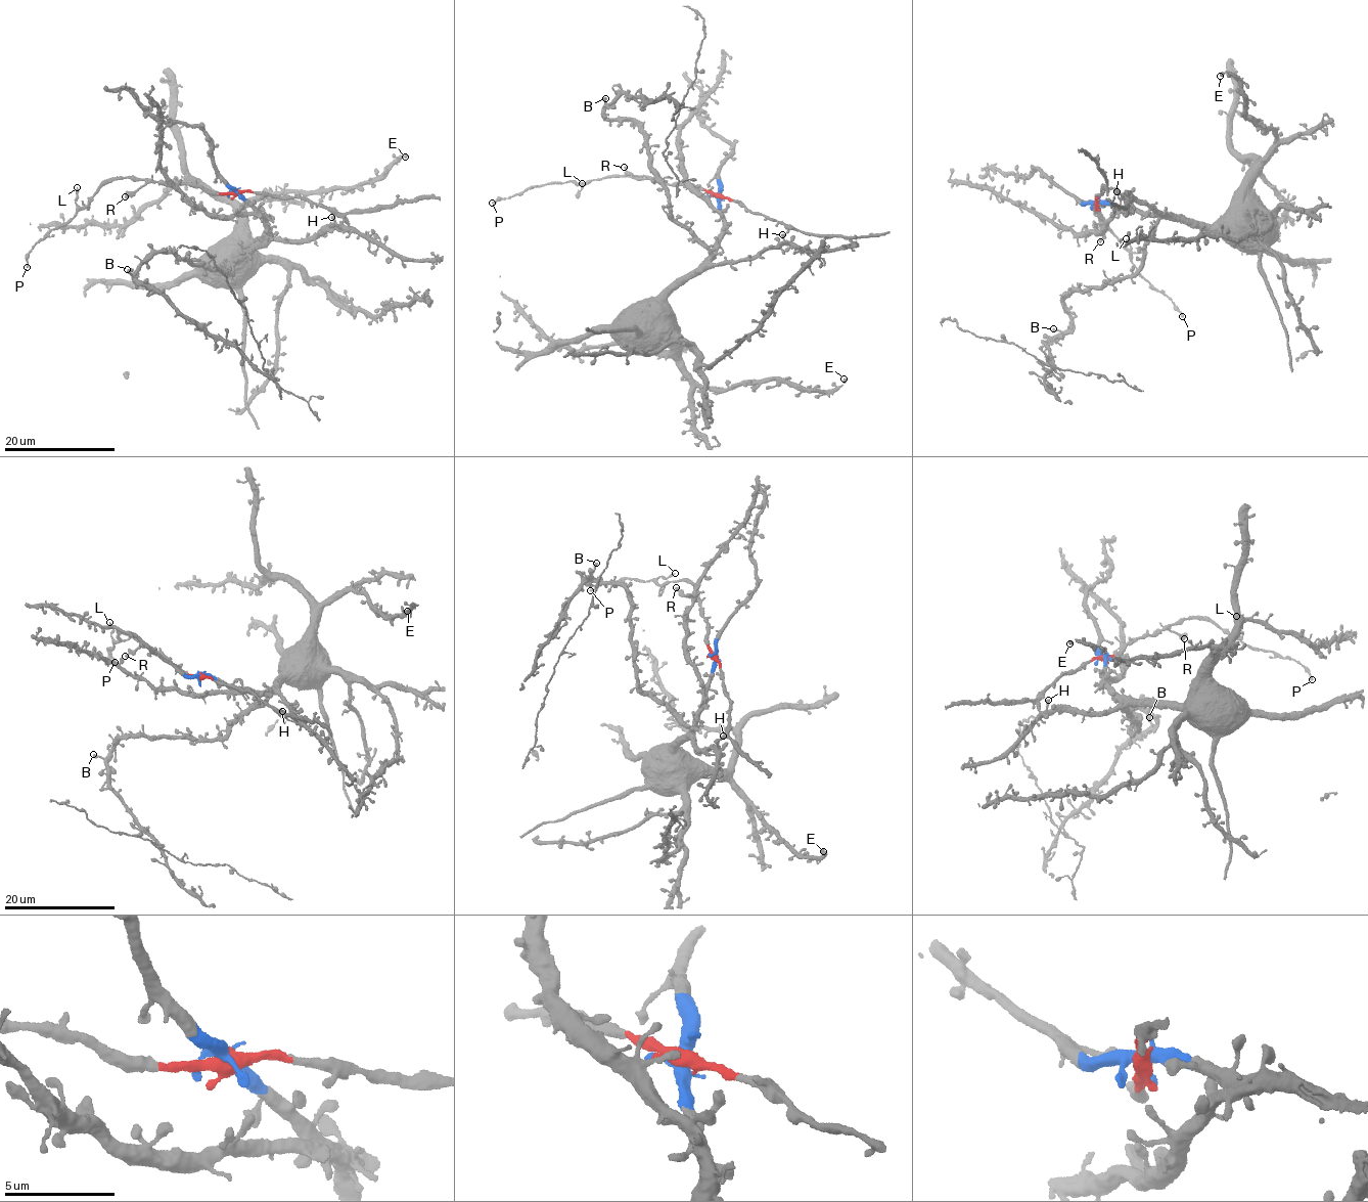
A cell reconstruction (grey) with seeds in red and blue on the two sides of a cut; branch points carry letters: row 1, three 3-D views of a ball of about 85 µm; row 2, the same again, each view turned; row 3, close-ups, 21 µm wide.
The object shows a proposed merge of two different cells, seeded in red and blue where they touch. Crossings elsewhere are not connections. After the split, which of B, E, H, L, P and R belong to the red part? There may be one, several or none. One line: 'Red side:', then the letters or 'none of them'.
Red side: L, P, R

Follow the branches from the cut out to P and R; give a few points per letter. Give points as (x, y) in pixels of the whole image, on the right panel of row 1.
P: (1096, 203), (1097, 213), (1094, 209), (1129, 251), (1138, 273), (1166, 295), (1183, 316)
R: (1096, 203), (1097, 213), (1094, 209), (1103, 216), (1100, 224), (1104, 232), (1099, 241)

